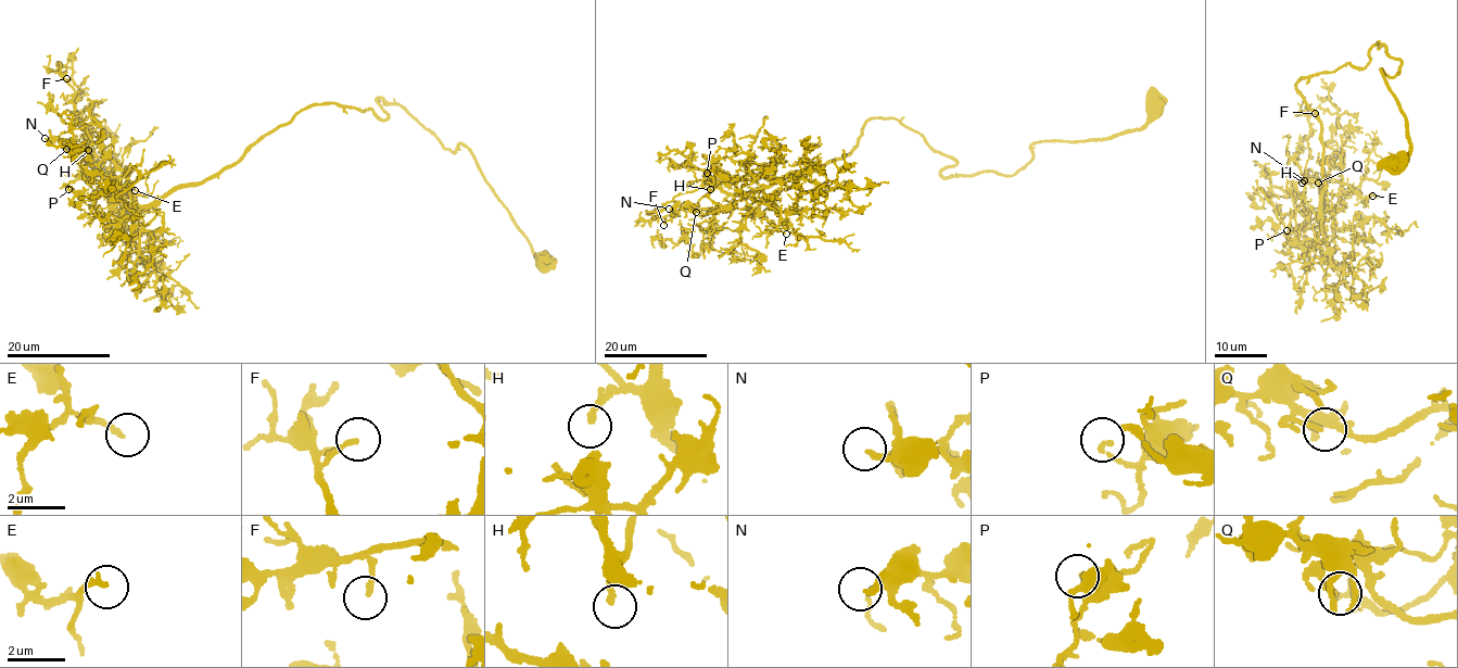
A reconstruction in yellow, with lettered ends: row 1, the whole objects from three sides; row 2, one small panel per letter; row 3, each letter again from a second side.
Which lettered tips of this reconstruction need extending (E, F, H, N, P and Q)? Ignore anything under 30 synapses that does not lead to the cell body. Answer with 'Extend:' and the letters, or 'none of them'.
Extend: H

